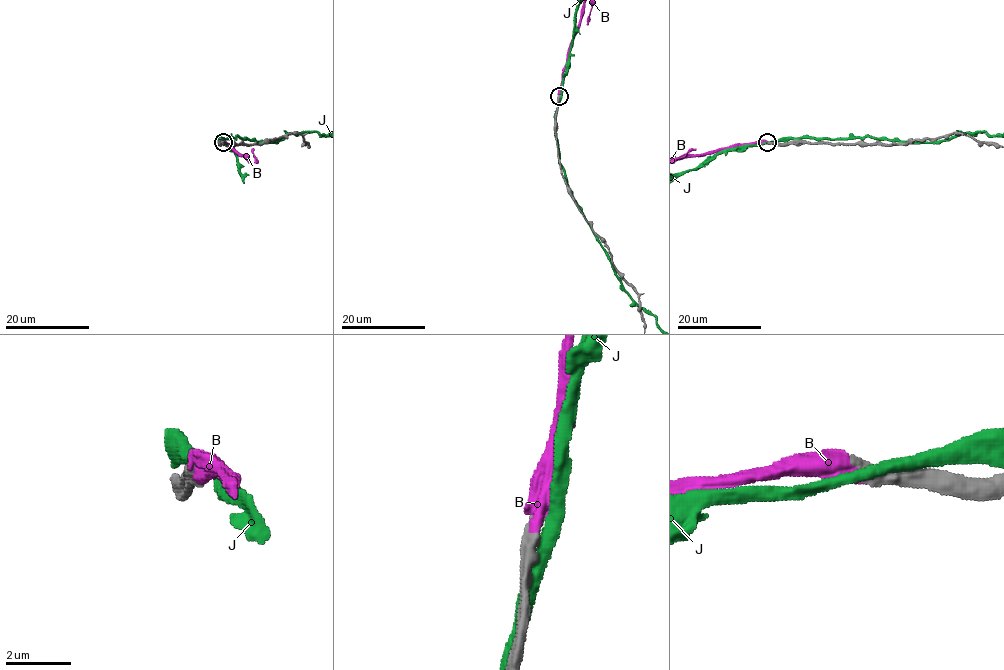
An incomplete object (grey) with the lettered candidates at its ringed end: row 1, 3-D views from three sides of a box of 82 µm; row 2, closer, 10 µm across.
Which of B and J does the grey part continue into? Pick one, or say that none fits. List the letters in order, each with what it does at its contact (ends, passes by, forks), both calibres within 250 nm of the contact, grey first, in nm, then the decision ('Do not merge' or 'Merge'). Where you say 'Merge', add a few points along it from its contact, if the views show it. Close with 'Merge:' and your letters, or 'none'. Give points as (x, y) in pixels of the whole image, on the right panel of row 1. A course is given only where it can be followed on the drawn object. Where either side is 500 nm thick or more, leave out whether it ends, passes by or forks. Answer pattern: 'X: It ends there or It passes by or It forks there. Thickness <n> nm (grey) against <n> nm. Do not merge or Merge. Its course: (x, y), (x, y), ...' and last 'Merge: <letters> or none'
B: Thickness 550 nm (grey) against 550 nm. Merge
J: It passes by. Thickness 420 nm (grey) against 400 nm. Do not merge
Merge: B

